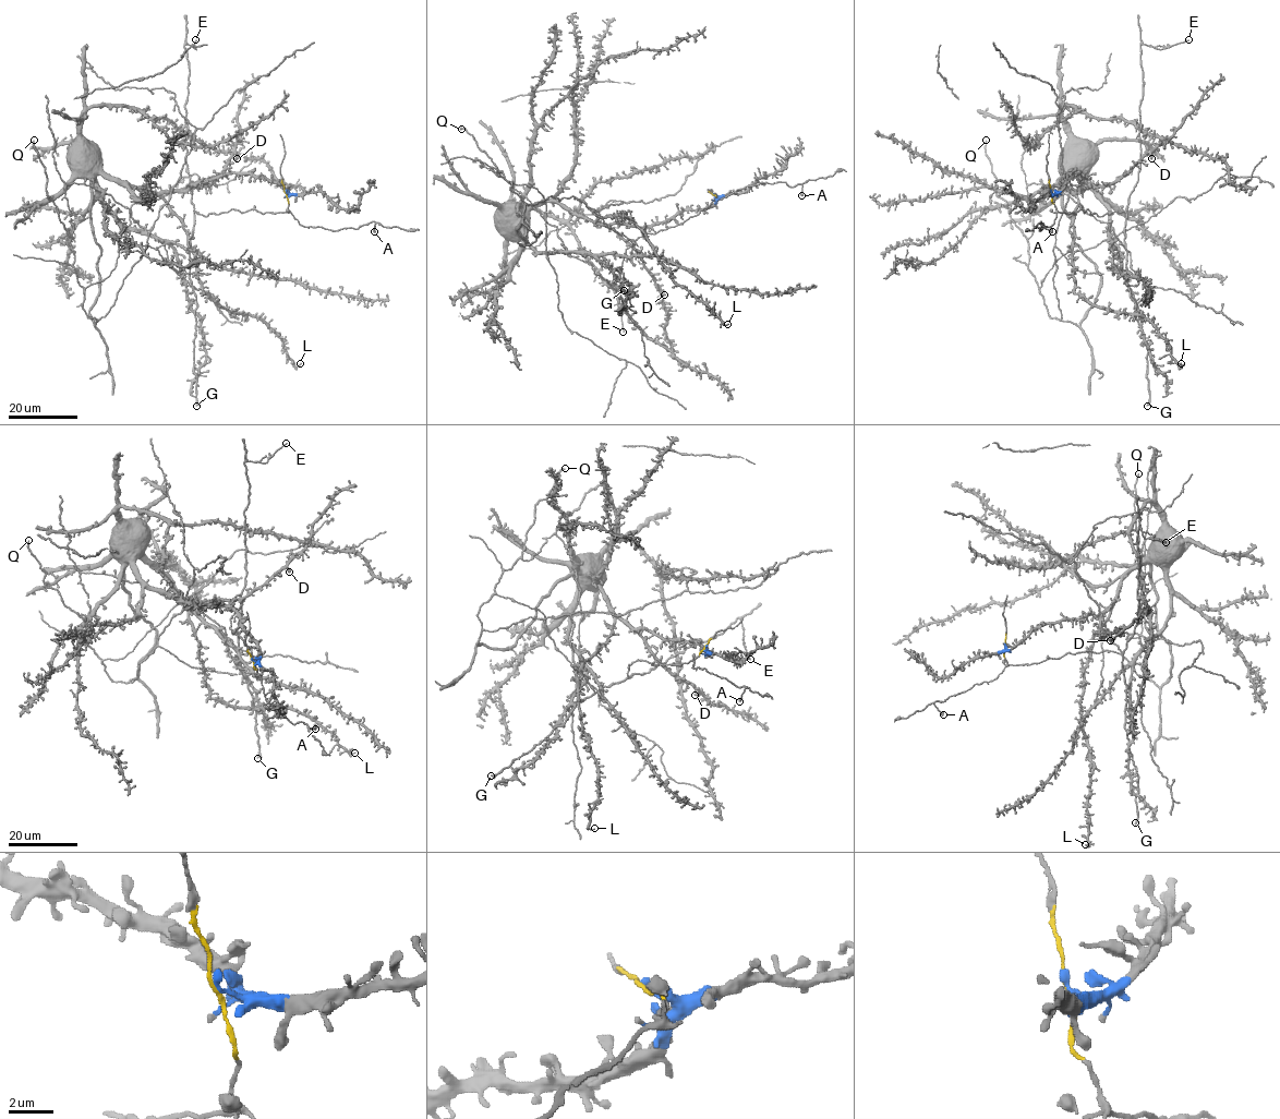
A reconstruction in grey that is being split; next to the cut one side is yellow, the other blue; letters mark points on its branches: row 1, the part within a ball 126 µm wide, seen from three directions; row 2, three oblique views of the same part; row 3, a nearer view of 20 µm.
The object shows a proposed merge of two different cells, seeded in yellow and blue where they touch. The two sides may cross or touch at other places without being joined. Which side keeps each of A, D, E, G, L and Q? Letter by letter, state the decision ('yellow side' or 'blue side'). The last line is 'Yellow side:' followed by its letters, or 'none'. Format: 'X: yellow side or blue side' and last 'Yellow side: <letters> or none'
A: yellow side
D: blue side
E: yellow side
G: yellow side
L: blue side
Q: blue side
Yellow side: A, E, G

